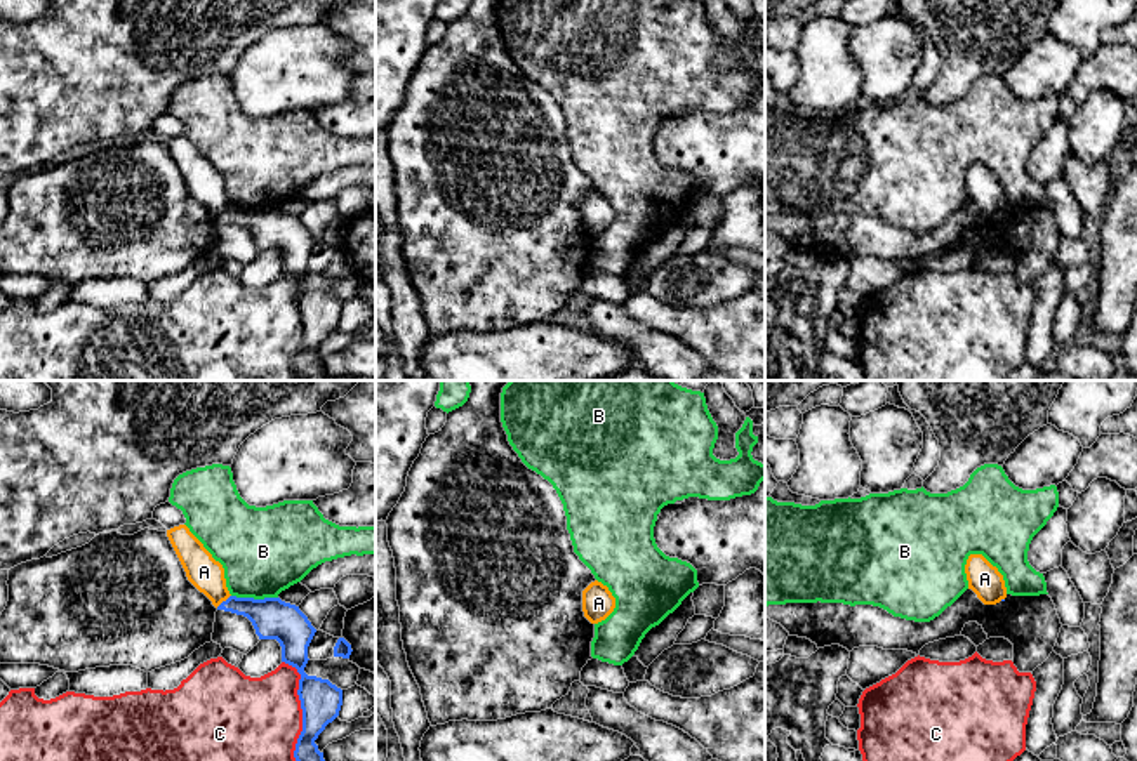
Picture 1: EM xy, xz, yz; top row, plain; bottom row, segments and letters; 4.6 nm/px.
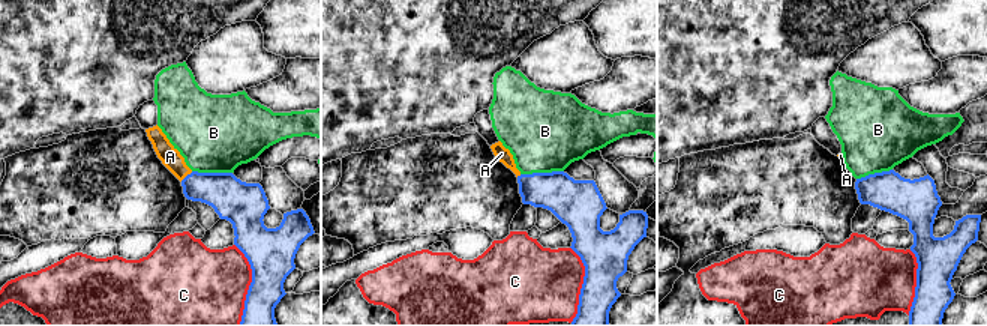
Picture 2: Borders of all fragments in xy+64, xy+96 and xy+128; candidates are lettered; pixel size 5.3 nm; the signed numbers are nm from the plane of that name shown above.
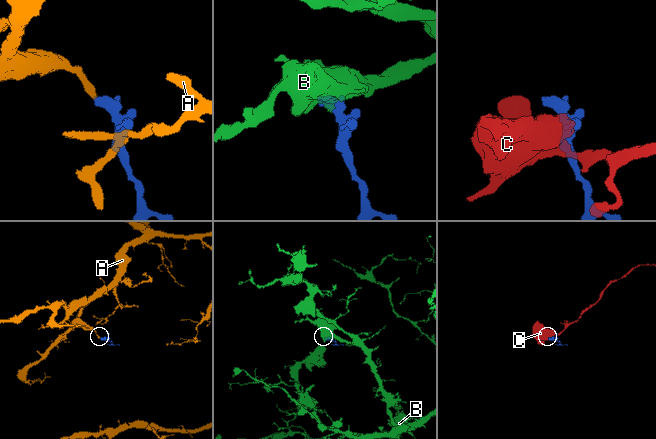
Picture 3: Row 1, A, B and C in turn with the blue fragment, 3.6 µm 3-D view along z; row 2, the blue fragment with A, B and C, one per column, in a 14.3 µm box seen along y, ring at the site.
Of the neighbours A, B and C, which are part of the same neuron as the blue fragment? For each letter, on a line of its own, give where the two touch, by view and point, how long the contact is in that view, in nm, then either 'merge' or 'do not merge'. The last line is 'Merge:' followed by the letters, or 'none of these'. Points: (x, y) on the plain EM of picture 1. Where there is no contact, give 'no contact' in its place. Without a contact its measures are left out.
A: xy (223, 212) | 90 nm | merge
B: xy (252, 209) | 220 nm | do not merge
C: xy (303, 324) | 500 nm | do not merge
Merge: A

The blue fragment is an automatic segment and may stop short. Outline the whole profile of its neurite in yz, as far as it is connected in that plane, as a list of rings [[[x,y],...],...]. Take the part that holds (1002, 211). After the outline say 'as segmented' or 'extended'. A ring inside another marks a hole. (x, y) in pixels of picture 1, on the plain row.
[[[970,165],[965,175],[968,200],[972,200],[984,215],[1005,212],[1007,198],[1003,186],[982,165]]] | extended

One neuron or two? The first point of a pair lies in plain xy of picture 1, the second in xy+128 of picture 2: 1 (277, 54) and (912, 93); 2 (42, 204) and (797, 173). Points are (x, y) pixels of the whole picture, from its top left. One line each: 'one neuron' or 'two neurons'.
1: two neurons
2: one neuron

